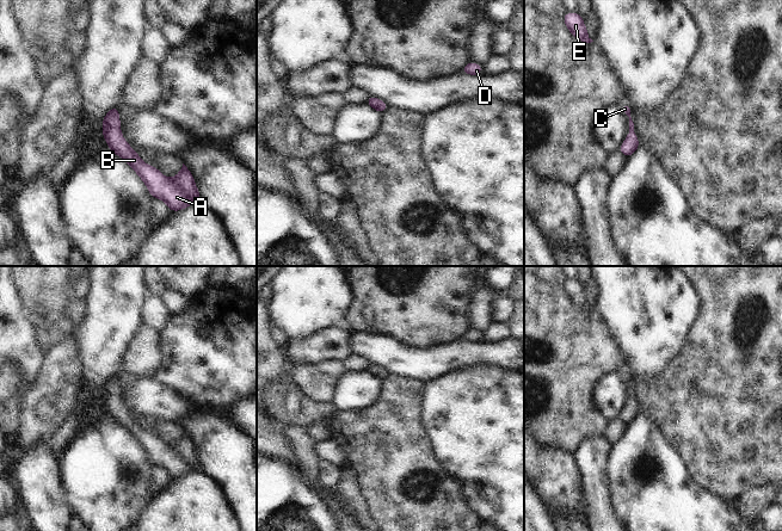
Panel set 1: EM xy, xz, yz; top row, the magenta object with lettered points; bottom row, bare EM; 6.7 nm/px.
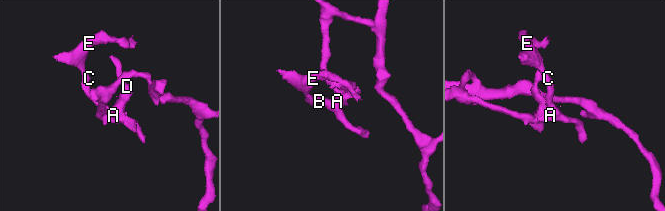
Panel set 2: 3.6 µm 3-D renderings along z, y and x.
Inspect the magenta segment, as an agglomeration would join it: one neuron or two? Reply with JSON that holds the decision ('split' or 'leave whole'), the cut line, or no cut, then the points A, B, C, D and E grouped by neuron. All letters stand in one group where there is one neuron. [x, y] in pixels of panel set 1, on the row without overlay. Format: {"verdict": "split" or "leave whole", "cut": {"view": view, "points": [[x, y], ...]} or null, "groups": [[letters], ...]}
{"verdict": "leave whole", "cut": null, "groups": [["A", "B", "C", "D", "E"]]}

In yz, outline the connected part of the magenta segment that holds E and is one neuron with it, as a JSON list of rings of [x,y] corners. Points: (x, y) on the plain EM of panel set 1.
[[[566,280],[562,285],[569,300],[584,310],[593,309],[589,303],[580,280]]]

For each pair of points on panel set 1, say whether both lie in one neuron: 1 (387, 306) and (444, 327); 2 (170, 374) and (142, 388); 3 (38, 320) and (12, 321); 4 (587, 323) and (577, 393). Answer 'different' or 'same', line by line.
1: same
2: different
3: different
4: same

